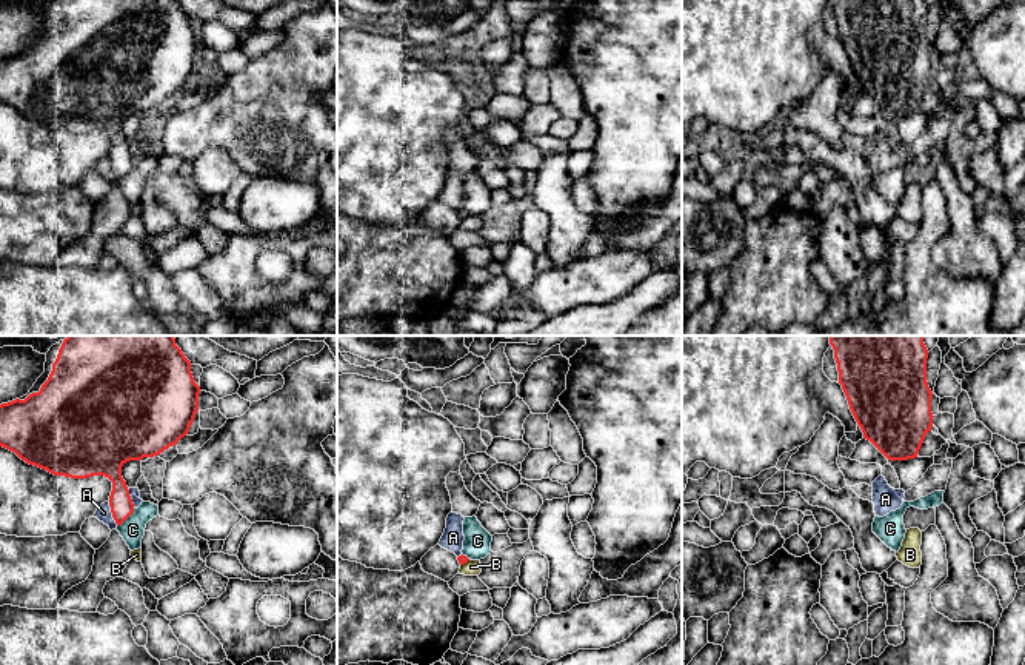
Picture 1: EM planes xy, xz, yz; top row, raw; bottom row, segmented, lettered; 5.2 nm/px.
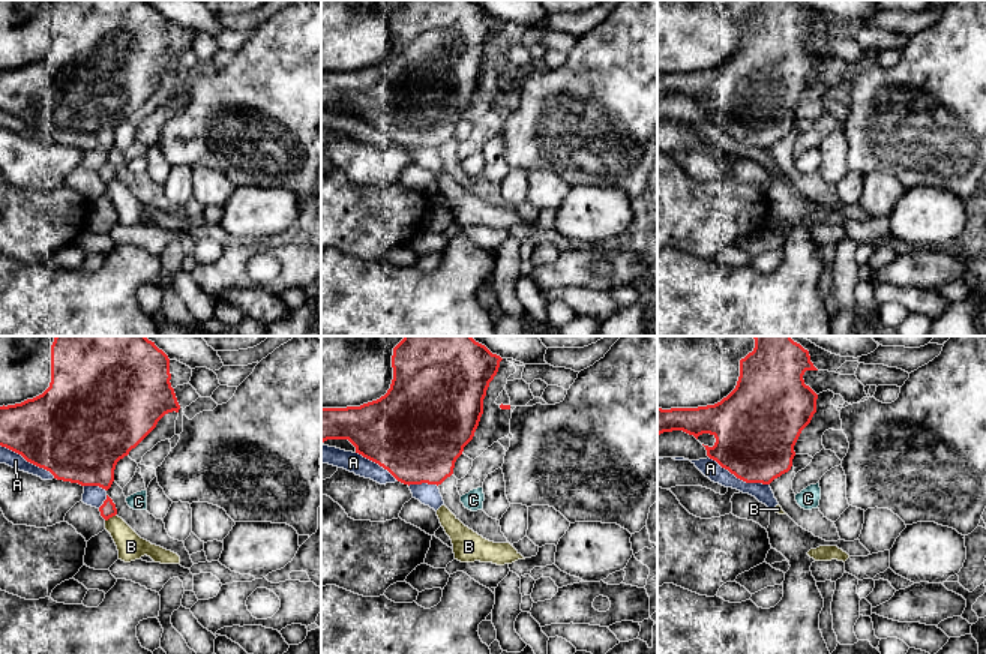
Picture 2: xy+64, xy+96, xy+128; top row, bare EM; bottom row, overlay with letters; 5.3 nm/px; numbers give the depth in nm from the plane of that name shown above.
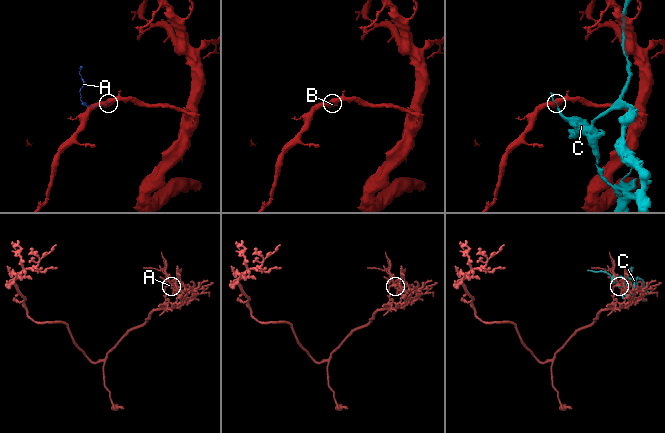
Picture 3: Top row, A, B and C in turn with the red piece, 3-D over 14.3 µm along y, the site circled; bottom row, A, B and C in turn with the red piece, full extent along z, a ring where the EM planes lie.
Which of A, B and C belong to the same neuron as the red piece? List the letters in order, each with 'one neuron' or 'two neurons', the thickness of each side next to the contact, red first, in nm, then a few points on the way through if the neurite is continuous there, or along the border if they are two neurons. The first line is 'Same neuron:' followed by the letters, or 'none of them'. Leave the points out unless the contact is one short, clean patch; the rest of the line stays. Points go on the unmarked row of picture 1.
Same neuron: none of them
A: two neurons; calibres 120 and 80 nm
B: two neurons; calibres 50 and 80 nm; border xz (470, 214), (460, 220)
C: two neurons; calibres 120 and 130 nm

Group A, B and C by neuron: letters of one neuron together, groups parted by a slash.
A B / C

